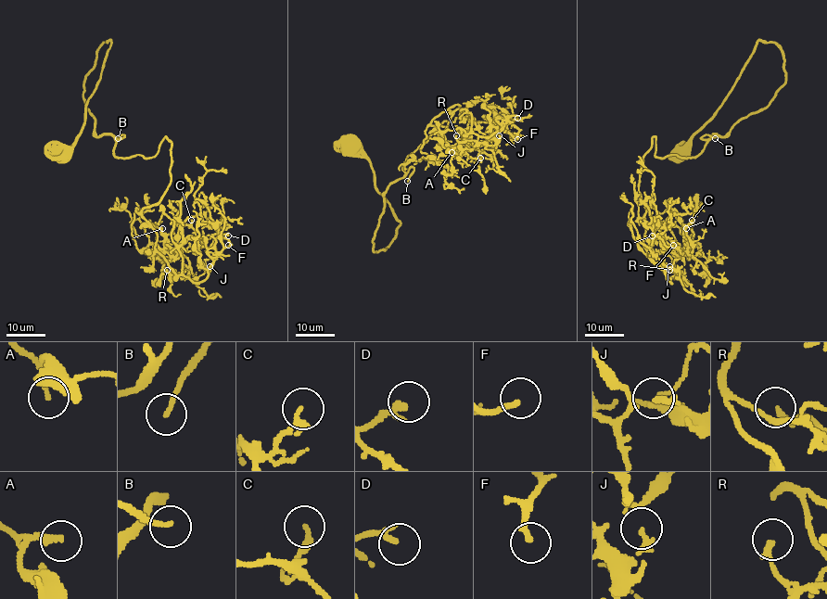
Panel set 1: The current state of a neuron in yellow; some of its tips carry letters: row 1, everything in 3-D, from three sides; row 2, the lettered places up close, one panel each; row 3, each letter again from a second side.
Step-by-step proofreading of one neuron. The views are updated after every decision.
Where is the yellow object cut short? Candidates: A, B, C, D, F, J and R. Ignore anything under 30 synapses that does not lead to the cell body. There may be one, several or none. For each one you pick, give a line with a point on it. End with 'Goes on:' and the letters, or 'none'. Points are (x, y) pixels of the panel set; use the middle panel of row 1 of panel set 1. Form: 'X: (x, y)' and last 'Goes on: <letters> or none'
A: (451, 152)
B: (407, 181)
D: (517, 118)
Goes on: A, B, D

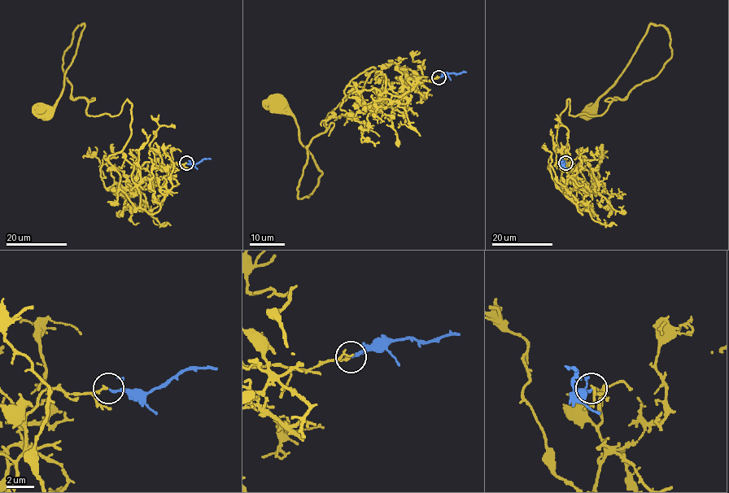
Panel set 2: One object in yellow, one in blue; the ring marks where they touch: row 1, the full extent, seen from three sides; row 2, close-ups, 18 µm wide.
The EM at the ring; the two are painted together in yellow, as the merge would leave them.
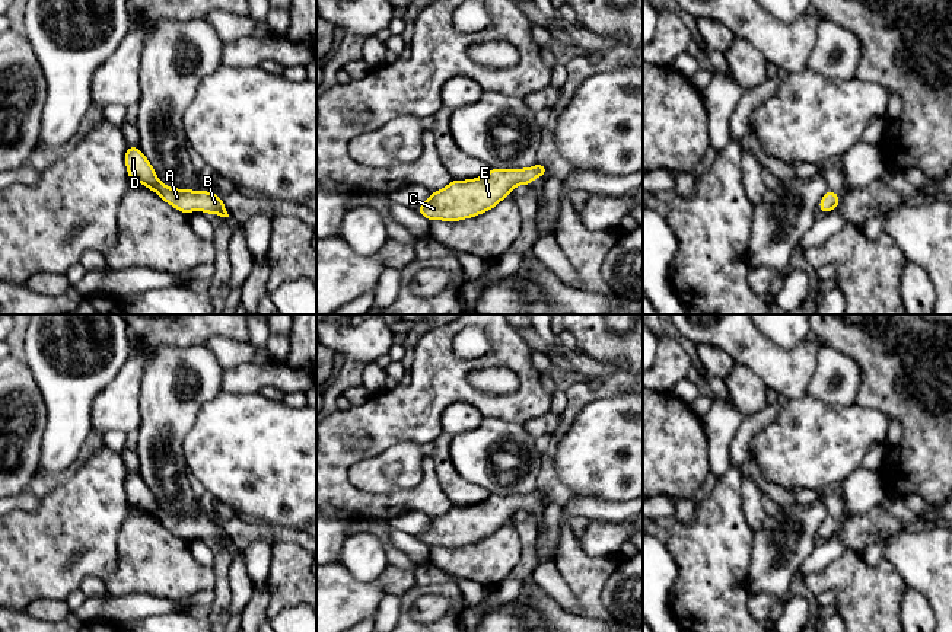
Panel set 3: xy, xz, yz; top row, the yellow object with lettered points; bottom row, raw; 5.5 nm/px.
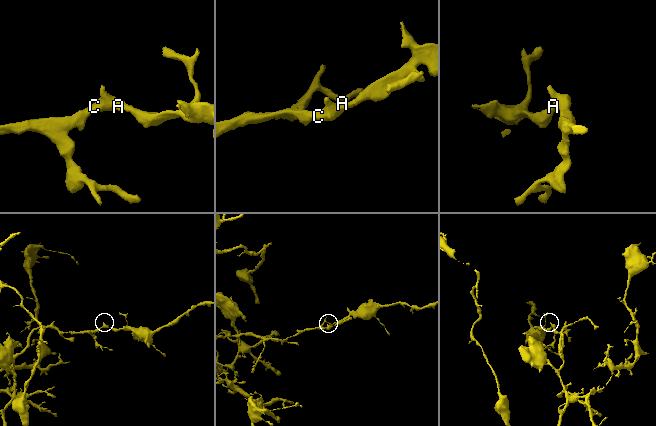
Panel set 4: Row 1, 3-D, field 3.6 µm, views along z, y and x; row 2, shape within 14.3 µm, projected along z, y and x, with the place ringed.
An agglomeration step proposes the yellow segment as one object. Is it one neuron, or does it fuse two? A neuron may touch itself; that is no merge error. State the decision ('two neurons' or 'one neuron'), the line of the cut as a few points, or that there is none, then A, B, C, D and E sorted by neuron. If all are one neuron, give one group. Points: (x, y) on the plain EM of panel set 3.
one neuron | no cut | A B C D E

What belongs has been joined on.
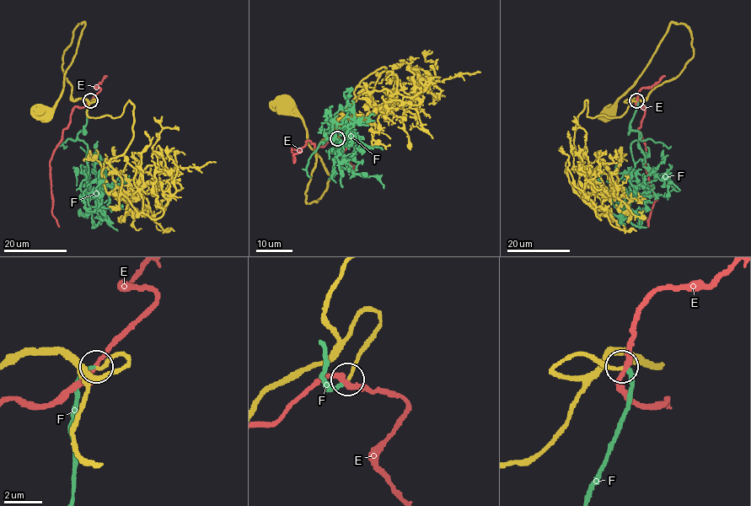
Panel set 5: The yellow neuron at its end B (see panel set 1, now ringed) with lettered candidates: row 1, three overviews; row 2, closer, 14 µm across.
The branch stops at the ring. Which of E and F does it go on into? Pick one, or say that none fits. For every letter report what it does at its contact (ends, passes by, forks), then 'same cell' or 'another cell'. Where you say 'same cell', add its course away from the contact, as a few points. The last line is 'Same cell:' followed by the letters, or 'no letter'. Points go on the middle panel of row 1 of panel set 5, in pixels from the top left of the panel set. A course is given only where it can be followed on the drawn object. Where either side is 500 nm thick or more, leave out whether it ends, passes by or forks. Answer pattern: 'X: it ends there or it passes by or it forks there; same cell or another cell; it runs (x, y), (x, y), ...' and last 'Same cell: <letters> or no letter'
E: it passes by; another cell
F: it ends there; same cell; it runs (338, 137), (330, 131), (322, 142), (335, 137), (326, 121), (342, 122), (347, 98)
Same cell: F

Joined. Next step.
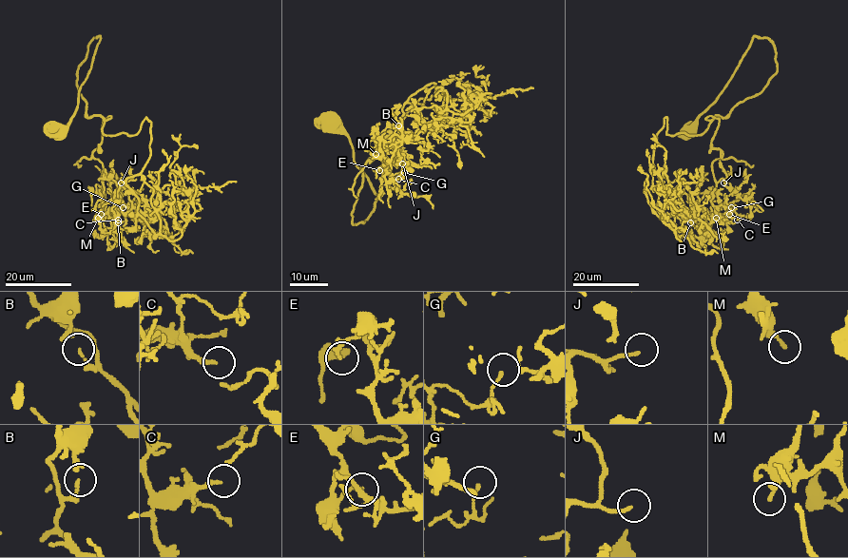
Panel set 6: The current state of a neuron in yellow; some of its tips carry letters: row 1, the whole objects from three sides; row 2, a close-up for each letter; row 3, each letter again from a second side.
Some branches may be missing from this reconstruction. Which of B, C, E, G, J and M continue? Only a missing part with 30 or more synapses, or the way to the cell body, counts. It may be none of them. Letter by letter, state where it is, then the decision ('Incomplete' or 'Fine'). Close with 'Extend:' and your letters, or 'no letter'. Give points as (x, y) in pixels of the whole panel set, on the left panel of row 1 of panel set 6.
B: Place: (118, 222). Fine
C: Place: (118, 220). Fine
E: Place: (101, 214). Fine
G: Place: (123, 207). Fine
J: Place: (121, 182). Incomplete
M: Place: (98, 218). Fine
Extend: J

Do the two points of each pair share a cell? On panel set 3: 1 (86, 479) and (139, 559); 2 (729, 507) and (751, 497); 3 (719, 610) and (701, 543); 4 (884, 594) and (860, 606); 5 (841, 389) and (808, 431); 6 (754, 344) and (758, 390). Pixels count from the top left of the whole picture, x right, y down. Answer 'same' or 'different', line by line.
1: different
2: different
3: same
4: same
5: different
6: different

